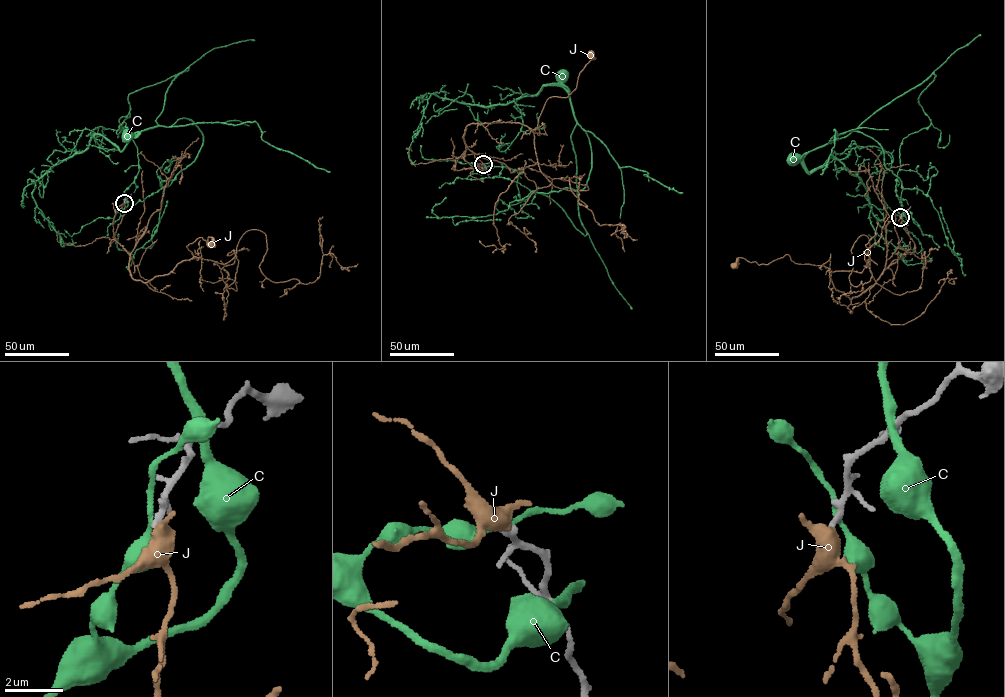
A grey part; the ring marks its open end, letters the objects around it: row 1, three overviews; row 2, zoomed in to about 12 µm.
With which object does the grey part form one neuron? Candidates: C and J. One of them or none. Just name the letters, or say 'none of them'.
none of them

